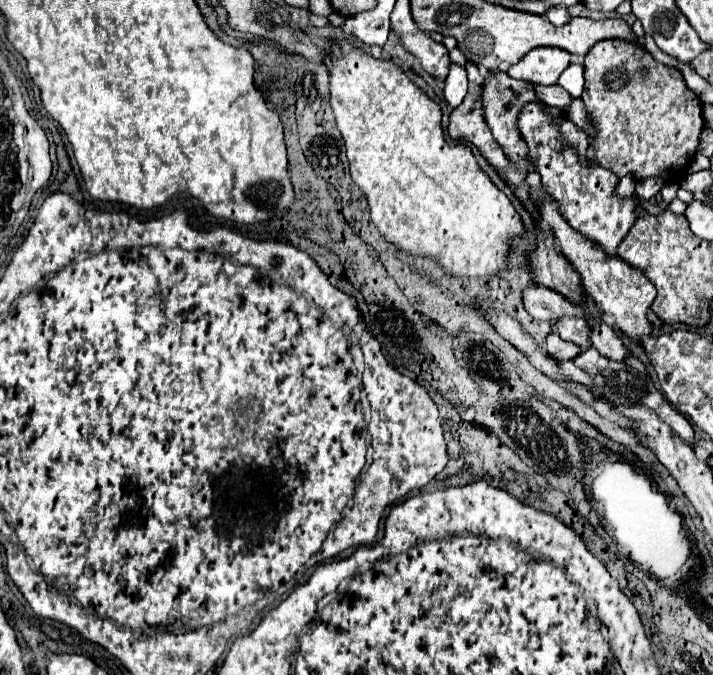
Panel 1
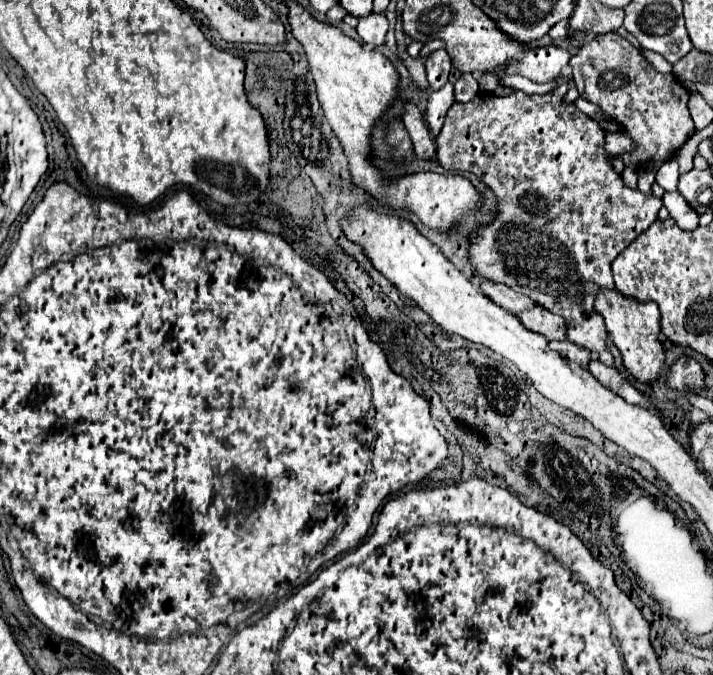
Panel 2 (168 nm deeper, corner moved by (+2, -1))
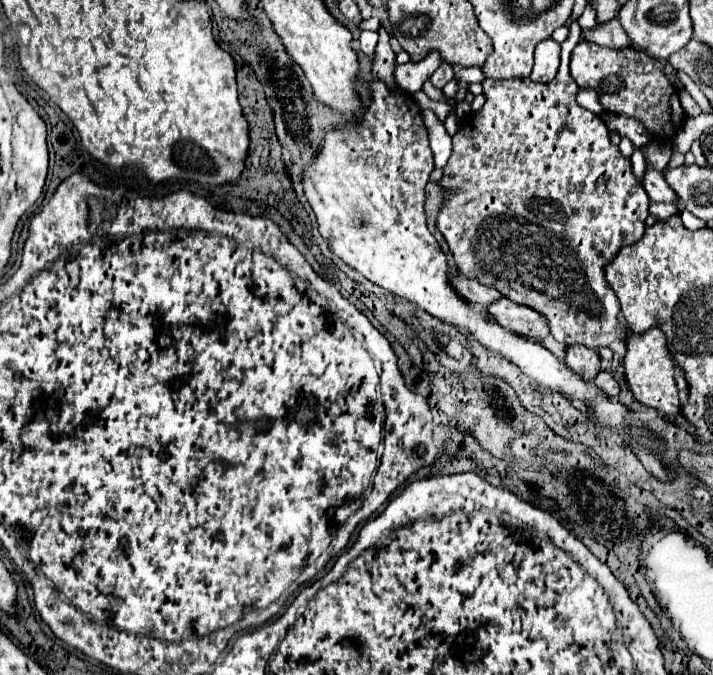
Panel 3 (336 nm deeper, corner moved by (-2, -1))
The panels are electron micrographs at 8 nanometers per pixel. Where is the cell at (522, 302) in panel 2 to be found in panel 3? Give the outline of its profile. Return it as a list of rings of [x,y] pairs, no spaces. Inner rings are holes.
[[[450,277],[450,283],[454,289],[458,289],[460,297],[466,297],[466,303],[472,303],[472,305],[482,305],[482,307],[488,307],[490,301],[498,301],[502,295],[496,293],[494,289],[488,289],[484,285],[480,285],[478,281],[472,281],[472,279],[466,279],[466,277]]]

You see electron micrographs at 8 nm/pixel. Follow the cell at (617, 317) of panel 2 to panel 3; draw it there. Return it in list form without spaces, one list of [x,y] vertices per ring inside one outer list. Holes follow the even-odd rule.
[[[650,329],[646,335],[628,333],[626,345],[628,345],[628,351],[624,357],[624,369],[626,369],[624,377],[626,377],[626,383],[630,385],[630,391],[642,405],[660,411],[666,421],[674,421],[680,415],[680,401],[678,401],[676,383],[674,383],[674,361],[670,359],[666,337],[662,335],[660,329]]]

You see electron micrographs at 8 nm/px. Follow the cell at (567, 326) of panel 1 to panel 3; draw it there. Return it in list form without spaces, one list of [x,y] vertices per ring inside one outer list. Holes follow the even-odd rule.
[[[506,297],[488,305],[488,315],[498,325],[502,325],[522,337],[540,341],[542,337],[548,335],[548,325],[540,317],[540,313],[536,313],[534,309],[528,309],[524,305],[516,305],[514,301],[508,301]]]

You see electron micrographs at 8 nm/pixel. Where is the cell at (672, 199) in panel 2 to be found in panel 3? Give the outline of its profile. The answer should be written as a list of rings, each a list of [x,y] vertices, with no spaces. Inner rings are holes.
[[[646,167],[644,177],[642,177],[642,187],[648,193],[648,197],[656,203],[676,203],[676,193],[672,193],[672,189],[668,189],[668,183],[664,181],[662,171]]]

